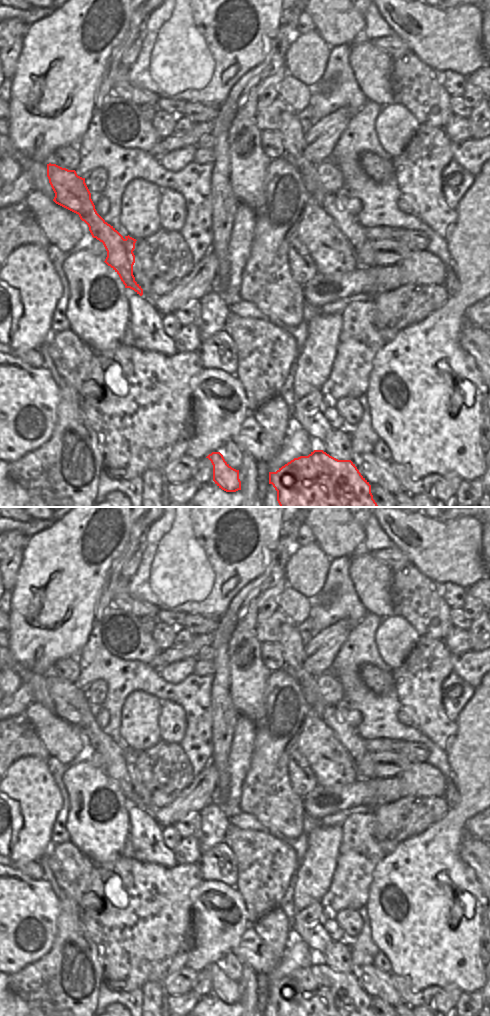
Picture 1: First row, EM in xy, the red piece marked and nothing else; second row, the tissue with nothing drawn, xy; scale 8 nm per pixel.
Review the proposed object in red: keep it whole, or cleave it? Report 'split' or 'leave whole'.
leave whole

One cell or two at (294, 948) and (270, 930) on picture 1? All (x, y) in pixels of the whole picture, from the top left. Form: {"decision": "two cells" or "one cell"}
{"decision": "two cells"}

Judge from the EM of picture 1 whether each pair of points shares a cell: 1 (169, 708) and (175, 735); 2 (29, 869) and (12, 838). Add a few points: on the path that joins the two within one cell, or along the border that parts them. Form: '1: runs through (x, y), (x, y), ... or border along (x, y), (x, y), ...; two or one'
1: runs through (171, 715), (172, 728); one
2: border along (13, 861), (38, 862); two

